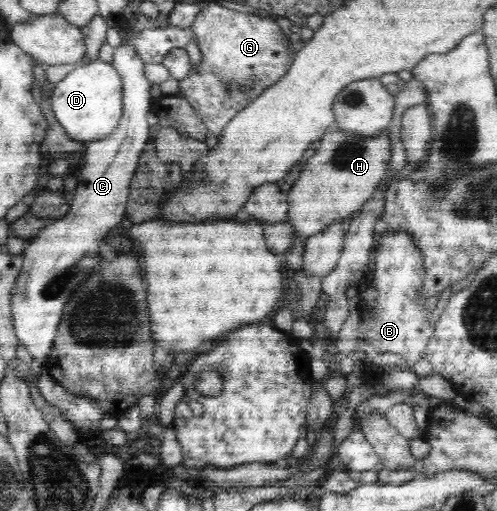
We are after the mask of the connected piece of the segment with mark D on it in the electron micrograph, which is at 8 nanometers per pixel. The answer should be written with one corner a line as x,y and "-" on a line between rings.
99,58
85,65
78,64
55,84
48,102
60,126
66,130
67,137
88,144
107,138
118,126
123,113
122,89
119,72
112,64

